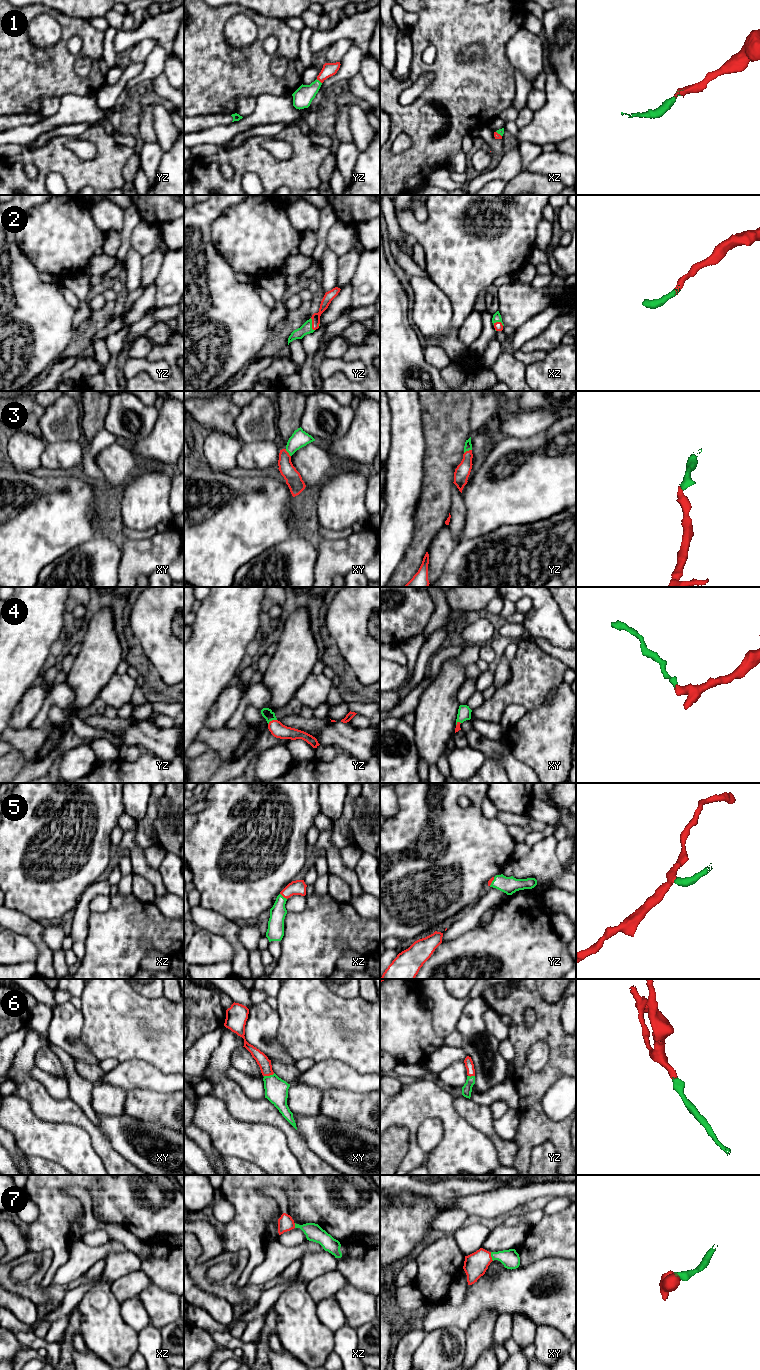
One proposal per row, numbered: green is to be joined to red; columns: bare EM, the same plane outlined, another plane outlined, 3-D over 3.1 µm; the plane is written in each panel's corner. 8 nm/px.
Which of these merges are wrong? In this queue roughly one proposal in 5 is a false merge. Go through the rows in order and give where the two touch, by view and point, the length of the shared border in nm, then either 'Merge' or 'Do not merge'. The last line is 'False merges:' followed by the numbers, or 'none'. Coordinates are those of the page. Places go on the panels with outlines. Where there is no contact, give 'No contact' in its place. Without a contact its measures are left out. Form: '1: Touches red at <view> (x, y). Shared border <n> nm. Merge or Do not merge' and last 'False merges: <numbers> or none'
1: Touches red at yz (319, 80). Shared border 60 nm. Merge
2: Touches red at yz (312, 324). Shared border 110 nm. Merge
3: Touches red at yz (467, 451). Shared border 70 nm. Merge
4: Touches red at yz (272, 720). Shared border 80 nm. Merge
5: Touches red at xz (283, 896). Shared border 80 nm. Merge
6: Touches red at xy (269, 1075). Shared border 90 nm. Merge
7: Touches red at xy (490, 1256). Shared border 80 nm. Merge
False merges: none

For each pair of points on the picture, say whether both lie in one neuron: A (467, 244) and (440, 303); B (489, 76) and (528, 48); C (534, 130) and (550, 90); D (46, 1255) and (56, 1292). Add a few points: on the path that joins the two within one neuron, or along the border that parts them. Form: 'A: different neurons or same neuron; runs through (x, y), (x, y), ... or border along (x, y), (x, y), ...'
A: different neurons; border along (429, 277), (449, 298), (453, 316)
B: different neurons; border along (509, 38), (505, 46), (505, 55), (515, 69)
C: same neuron; runs through (544, 120), (551, 113), (551, 100)
D: different neurons; border along (49, 1287), (48, 1294), (51, 1300)

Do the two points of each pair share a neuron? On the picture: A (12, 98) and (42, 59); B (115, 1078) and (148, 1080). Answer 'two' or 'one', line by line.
A: one
B: one

